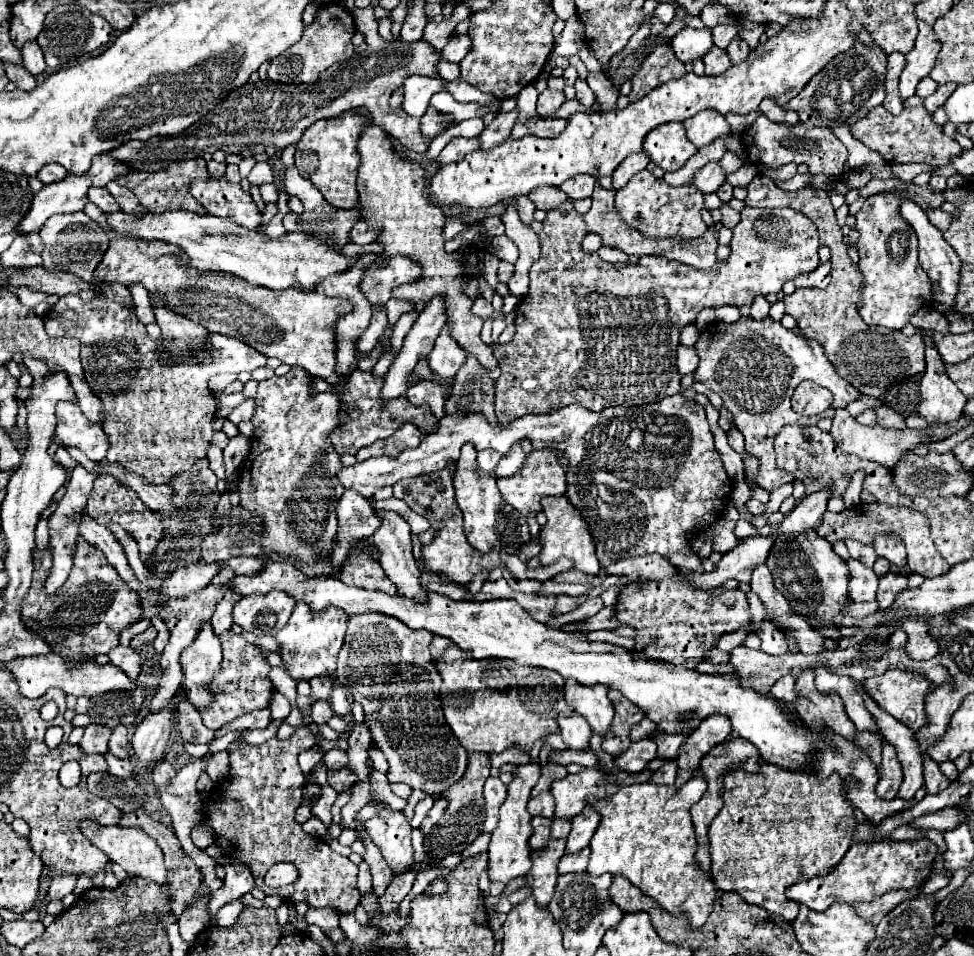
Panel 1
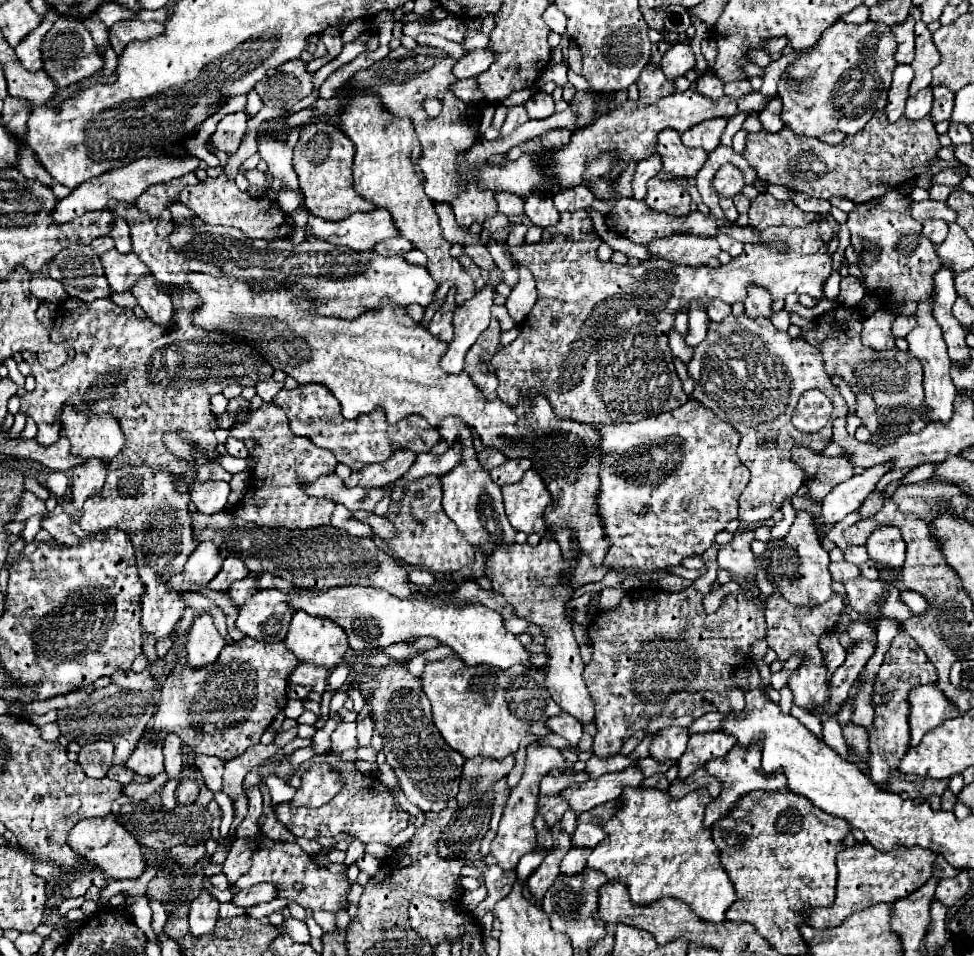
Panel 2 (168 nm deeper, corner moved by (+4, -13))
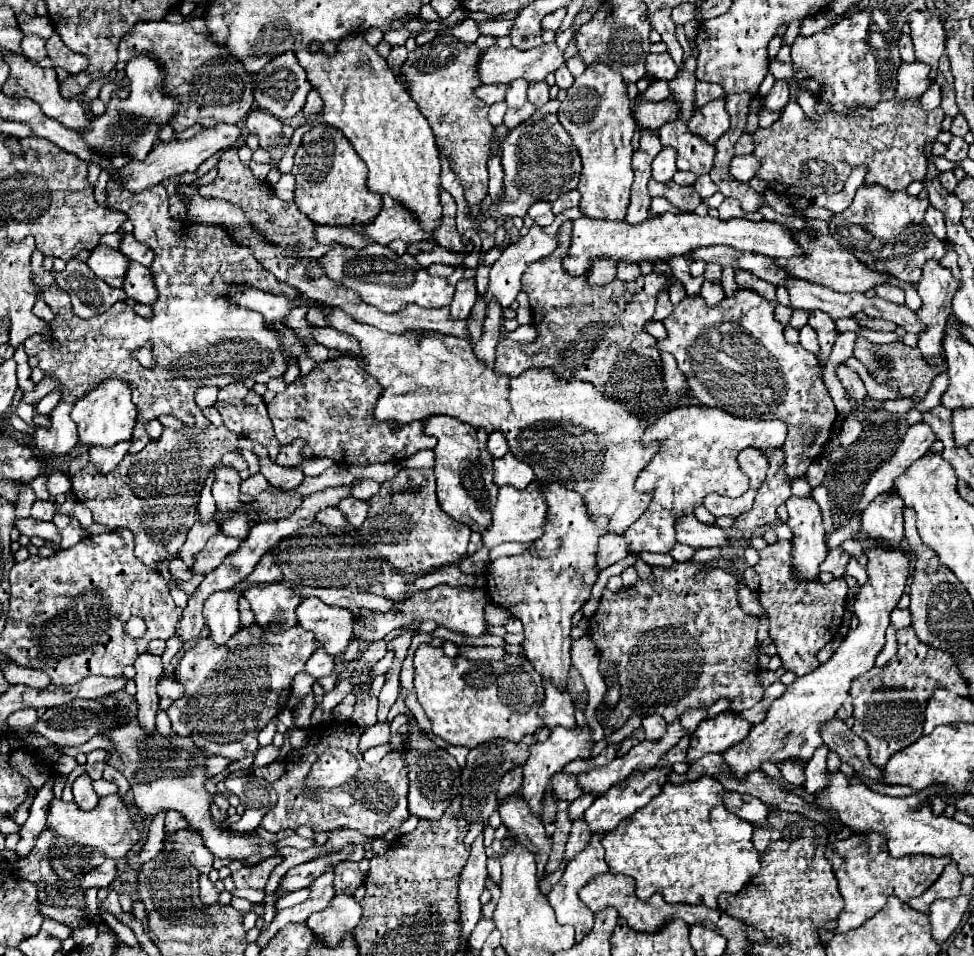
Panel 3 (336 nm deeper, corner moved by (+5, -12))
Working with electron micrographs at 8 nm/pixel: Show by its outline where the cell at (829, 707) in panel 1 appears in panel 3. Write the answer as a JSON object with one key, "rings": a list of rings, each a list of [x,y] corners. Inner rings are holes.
{"rings":[[[779,540],[765,550],[759,550],[761,560],[753,566],[761,578],[759,584],[759,600],[767,610],[771,626],[769,636],[777,646],[777,654],[783,660],[783,668],[793,672],[795,676],[805,676],[817,670],[819,660],[817,652],[833,640],[837,634],[847,598],[847,584],[843,578],[835,578],[829,584],[811,582],[805,586],[797,586],[793,578],[789,578],[789,540]]]}

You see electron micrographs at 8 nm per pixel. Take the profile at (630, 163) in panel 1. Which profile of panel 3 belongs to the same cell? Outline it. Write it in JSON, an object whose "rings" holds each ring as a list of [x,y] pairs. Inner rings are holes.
{"rings":[[[663,148],[657,156],[655,156],[655,160],[653,160],[653,164],[651,164],[651,178],[653,180],[657,180],[657,182],[667,182],[667,180],[671,180],[673,178],[673,174],[677,172],[677,168],[675,168],[675,150],[673,148]]]}

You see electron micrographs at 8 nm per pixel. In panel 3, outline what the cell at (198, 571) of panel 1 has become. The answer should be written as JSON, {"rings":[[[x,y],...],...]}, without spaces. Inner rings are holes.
{"rings":[[[217,534],[213,538],[209,538],[207,546],[195,554],[193,558],[193,566],[189,568],[191,574],[201,574],[201,576],[207,576],[209,572],[213,572],[227,554],[235,552],[239,548],[241,540],[239,538],[231,538],[231,536],[225,536],[225,534]]]}

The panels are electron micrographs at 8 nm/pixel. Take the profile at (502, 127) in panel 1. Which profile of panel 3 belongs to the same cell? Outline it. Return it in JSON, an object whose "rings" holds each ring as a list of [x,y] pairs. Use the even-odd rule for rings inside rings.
{"rings":[[[521,80],[509,84],[509,88],[507,88],[507,96],[505,96],[505,104],[507,104],[507,108],[519,110],[519,108],[525,106],[525,102],[527,102],[527,86],[529,86],[529,84],[527,84],[527,82],[521,82]]]}

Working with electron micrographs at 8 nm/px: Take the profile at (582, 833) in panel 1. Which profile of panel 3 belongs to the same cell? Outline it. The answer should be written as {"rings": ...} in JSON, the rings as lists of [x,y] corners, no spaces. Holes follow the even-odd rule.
{"rings":[[[653,768],[653,770],[647,770],[647,774],[633,774],[633,778],[629,778],[629,782],[623,782],[621,786],[615,786],[613,790],[609,790],[609,794],[605,794],[605,798],[597,798],[583,814],[589,830],[593,834],[609,834],[621,820],[629,818],[635,810],[639,810],[653,796],[657,796],[657,792],[661,792],[661,786],[665,784],[669,772],[671,772],[671,768],[663,768],[663,770]]]}

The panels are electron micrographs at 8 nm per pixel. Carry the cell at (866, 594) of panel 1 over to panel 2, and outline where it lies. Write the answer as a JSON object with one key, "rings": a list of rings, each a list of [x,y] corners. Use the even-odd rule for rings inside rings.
{"rings":[[[840,561],[840,563],[830,563],[830,575],[834,581],[846,581],[846,579],[860,577],[860,571],[856,565],[848,561]]]}

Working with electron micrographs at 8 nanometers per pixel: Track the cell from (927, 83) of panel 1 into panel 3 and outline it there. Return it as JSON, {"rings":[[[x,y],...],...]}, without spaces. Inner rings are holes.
{"rings":[[[931,82],[931,86],[925,90],[925,94],[919,98],[919,102],[921,102],[923,110],[937,108],[941,104],[941,90],[939,90],[939,86],[935,82]]]}

